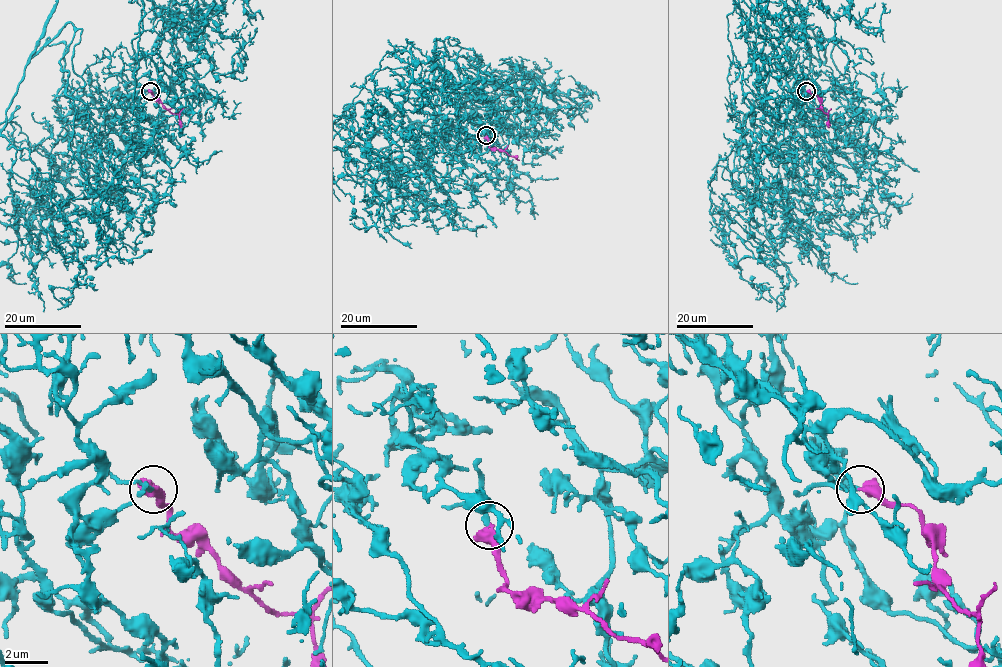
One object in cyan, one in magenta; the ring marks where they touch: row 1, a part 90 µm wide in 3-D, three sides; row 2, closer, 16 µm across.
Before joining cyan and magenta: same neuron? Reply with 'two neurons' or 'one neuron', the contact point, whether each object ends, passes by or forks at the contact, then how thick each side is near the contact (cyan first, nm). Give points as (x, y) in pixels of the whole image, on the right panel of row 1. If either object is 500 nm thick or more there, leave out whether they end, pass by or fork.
one neuron; at (806, 91); 220 nm thick on the cyan side, 600 nm on the other

